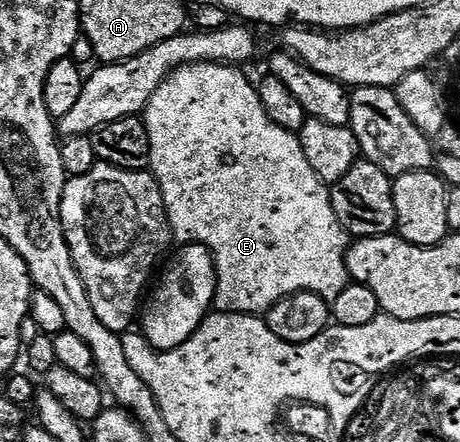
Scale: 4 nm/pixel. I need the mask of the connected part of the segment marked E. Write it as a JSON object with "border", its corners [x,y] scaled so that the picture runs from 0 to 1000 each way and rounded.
{"border":[[[426,140],[383,154],[330,208],[330,226],[313,251],[313,274],[322,290],[326,319],[324,391],[335,396],[348,434],[357,443],[361,486],[380,541],[396,552],[428,552],[448,557],[465,579],[465,611],[474,620],[474,649],[465,663],[463,699],[487,710],[550,710],[576,713],[611,674],[630,665],[648,665],[654,656],[693,665],[698,674],[722,679],[763,636],[761,618],[752,611],[752,570],[757,532],[739,507],[730,480],[722,471],[717,421],[702,412],[696,398],[670,371],[670,353],[661,353],[654,310],[641,296],[609,290],[574,253],[574,235],[565,235],[559,192],[535,179],[533,156],[489,140]]]}

